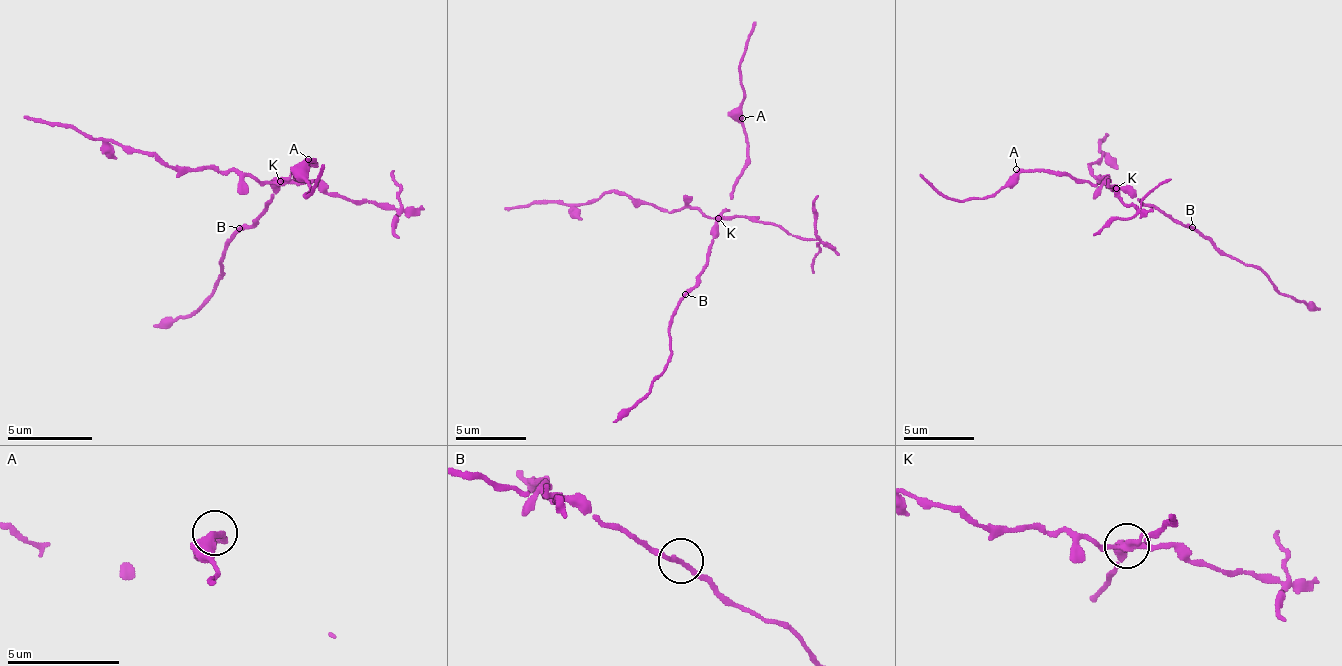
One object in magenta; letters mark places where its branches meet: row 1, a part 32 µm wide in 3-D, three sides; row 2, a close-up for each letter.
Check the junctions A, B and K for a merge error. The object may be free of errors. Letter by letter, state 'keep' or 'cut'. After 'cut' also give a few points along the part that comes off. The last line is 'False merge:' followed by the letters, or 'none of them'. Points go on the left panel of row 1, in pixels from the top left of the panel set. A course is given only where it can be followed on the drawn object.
A: keep
B: keep
K: cut | (279, 180), (177, 168), (118, 142), (25, 117)
False merge: K

